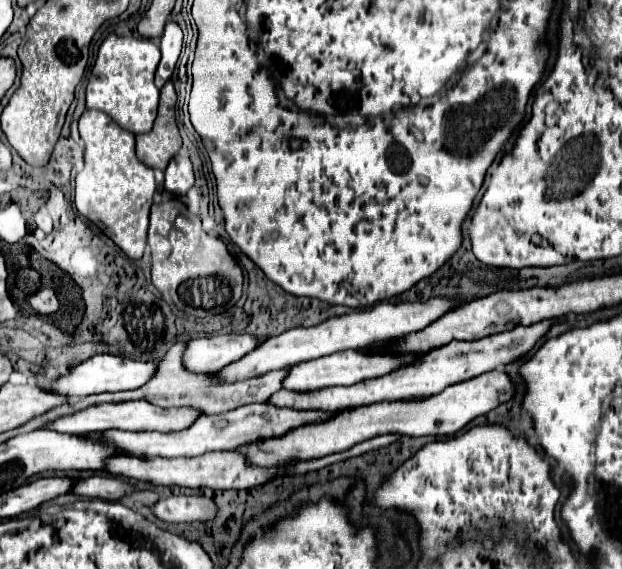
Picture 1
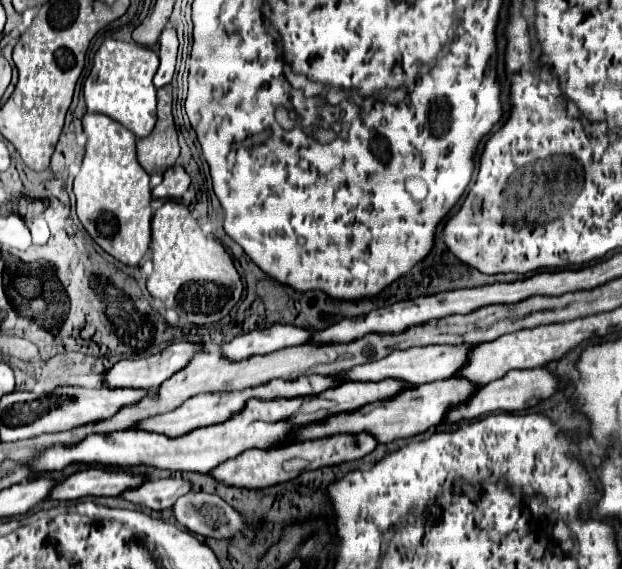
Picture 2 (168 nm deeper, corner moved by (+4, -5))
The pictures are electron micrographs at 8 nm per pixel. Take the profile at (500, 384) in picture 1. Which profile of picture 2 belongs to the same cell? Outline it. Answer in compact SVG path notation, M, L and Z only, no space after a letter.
M536 368L536 370L512 370L506 376L492 380L486 386L480 386L466 402L454 404L446 416L444 416L444 424L456 424L460 420L474 420L492 412L518 412L518 410L526 410L536 406L540 400L550 398L556 388L560 386L560 382L554 378L554 374L550 374L546 368Z

